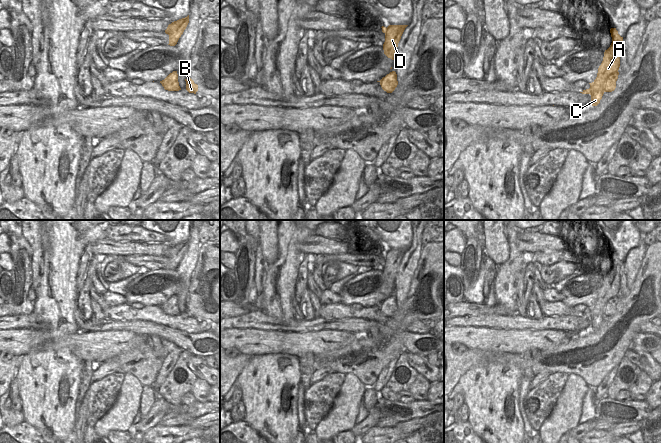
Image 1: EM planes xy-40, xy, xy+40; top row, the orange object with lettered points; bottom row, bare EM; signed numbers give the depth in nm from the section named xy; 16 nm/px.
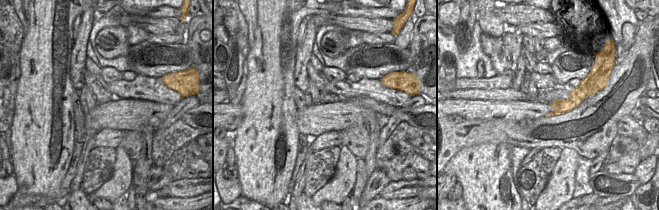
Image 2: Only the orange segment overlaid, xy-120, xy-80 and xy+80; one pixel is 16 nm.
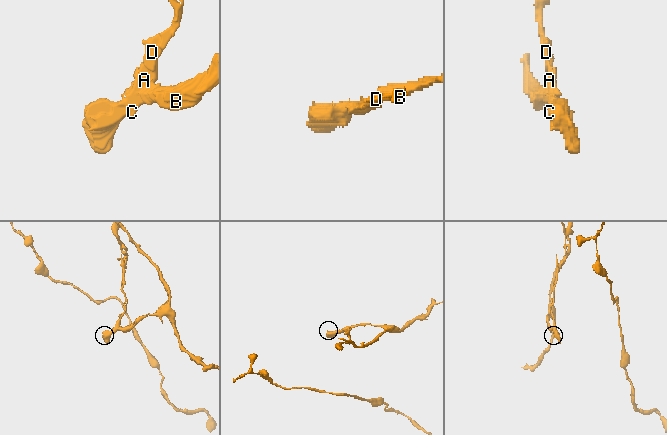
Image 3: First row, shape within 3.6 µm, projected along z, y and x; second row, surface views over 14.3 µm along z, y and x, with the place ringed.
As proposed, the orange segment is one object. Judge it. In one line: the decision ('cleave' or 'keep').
cleave

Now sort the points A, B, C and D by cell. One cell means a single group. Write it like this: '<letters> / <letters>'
A C D / B

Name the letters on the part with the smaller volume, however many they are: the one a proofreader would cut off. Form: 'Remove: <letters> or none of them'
Remove: A, C, D

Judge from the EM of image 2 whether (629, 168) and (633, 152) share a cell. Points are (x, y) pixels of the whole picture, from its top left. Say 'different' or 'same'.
same

